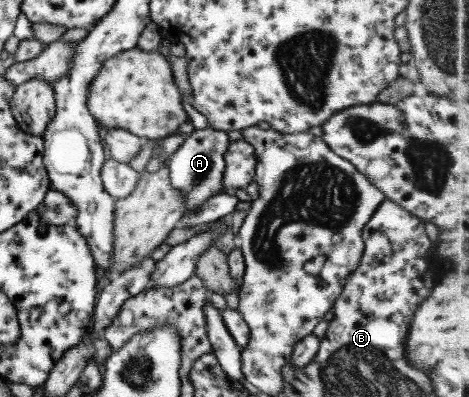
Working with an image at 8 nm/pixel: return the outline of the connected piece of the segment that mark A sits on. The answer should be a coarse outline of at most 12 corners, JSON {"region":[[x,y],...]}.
{"region":[[185,130],[167,157],[184,214],[222,187],[224,131]]}

